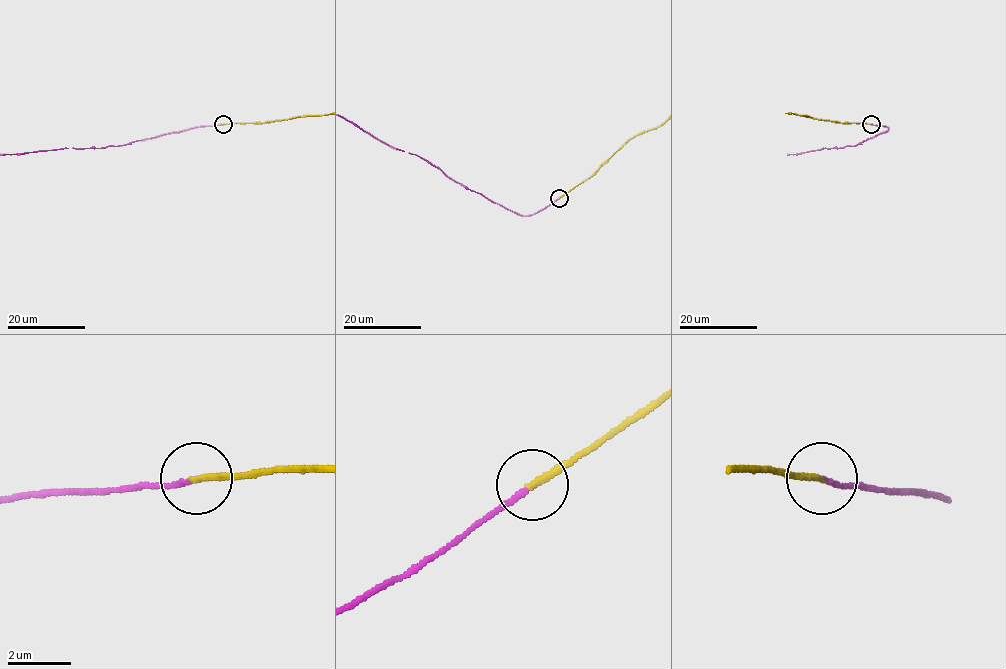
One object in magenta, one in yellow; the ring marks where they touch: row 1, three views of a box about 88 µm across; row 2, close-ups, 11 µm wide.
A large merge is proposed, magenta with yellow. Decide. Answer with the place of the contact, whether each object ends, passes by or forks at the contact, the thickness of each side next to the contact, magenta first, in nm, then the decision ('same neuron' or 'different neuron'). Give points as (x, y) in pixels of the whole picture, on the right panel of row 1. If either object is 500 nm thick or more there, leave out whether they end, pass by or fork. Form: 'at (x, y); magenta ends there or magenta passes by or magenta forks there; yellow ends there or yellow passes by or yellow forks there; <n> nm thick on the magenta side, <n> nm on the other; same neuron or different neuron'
at (871, 124); magenta ends there; yellow ends there; 140 nm thick on the magenta side, 200 nm on the other; same neuron

